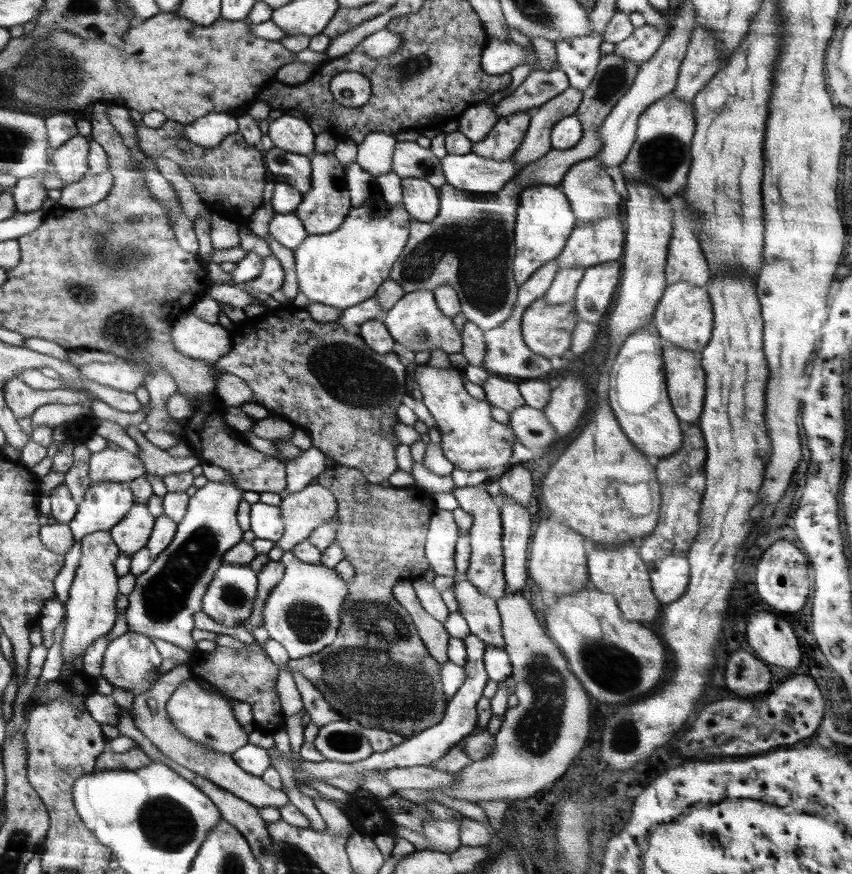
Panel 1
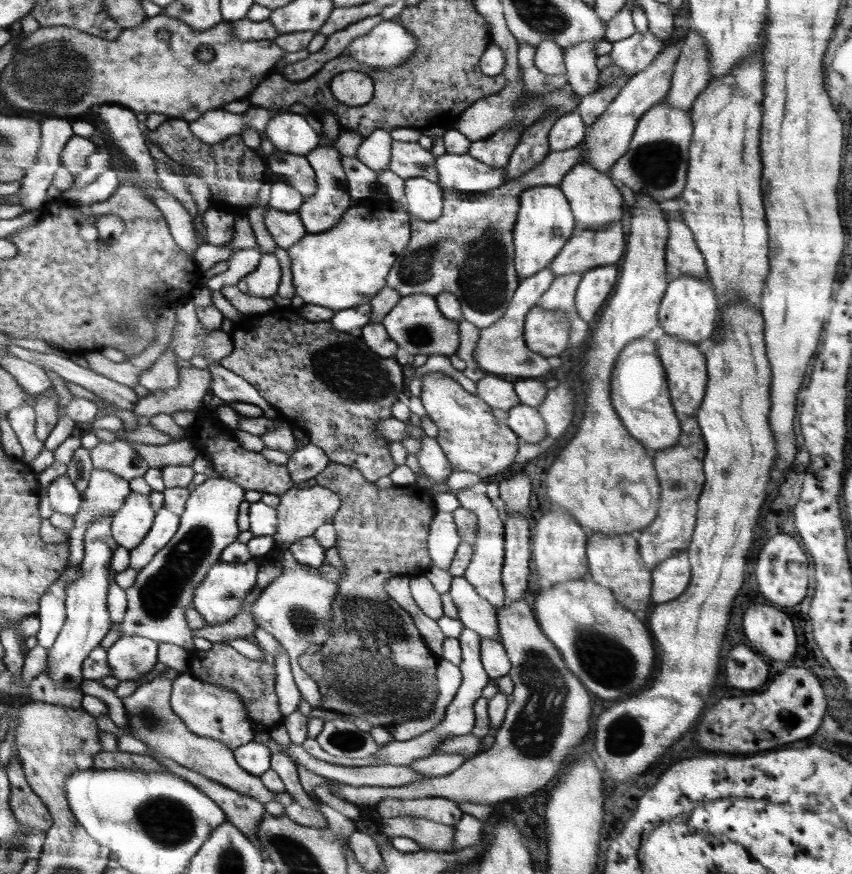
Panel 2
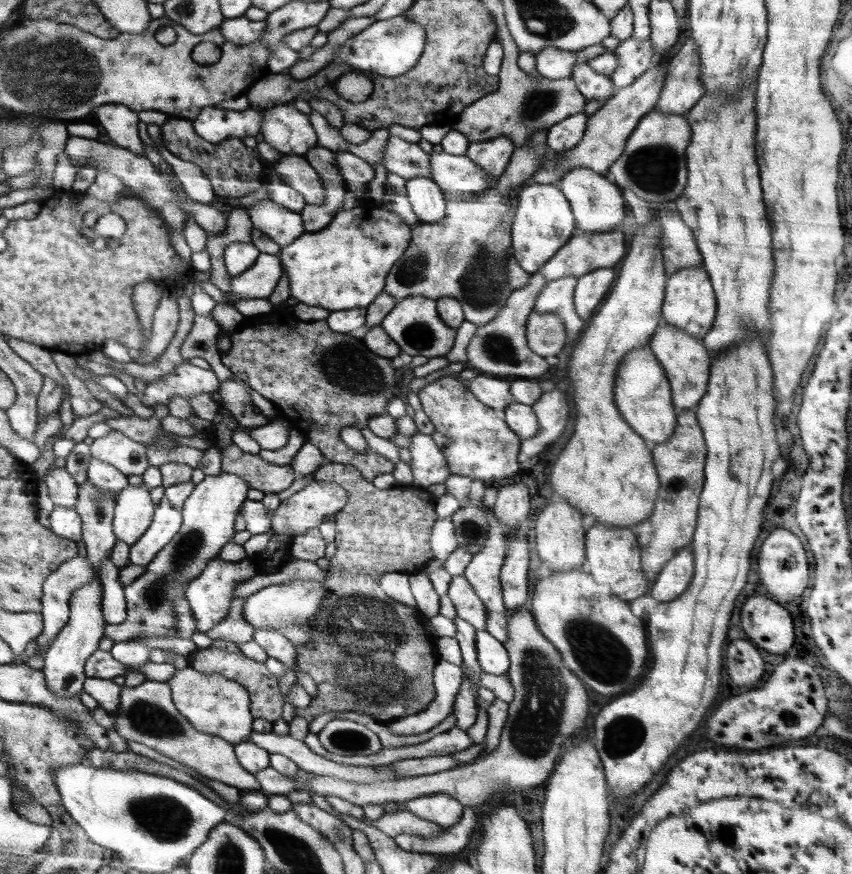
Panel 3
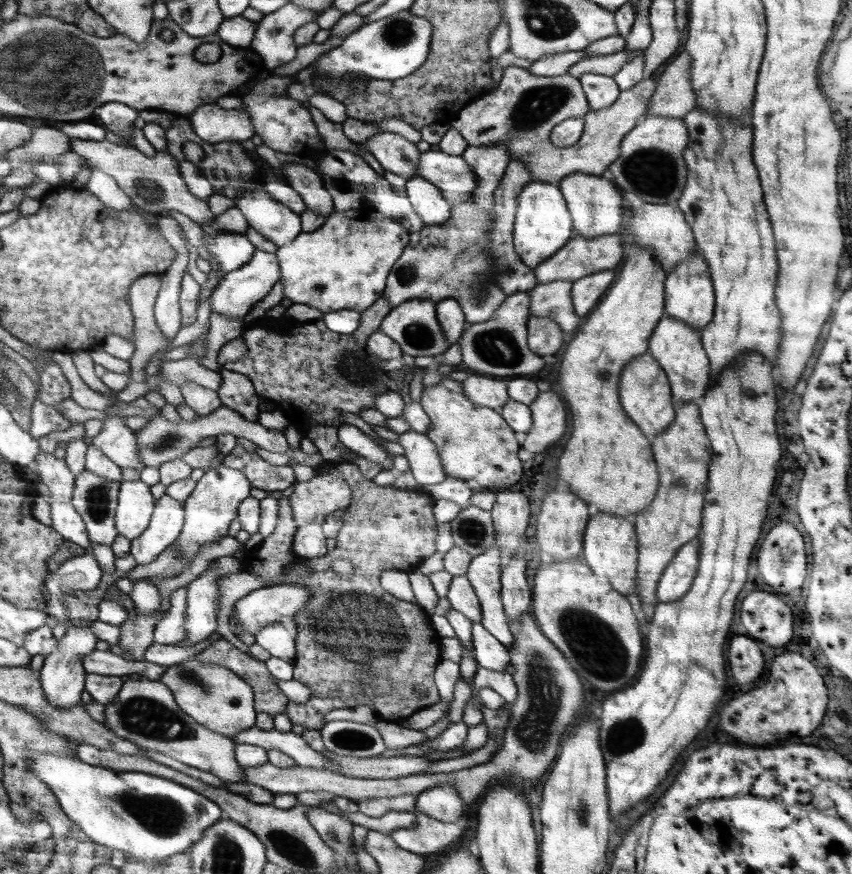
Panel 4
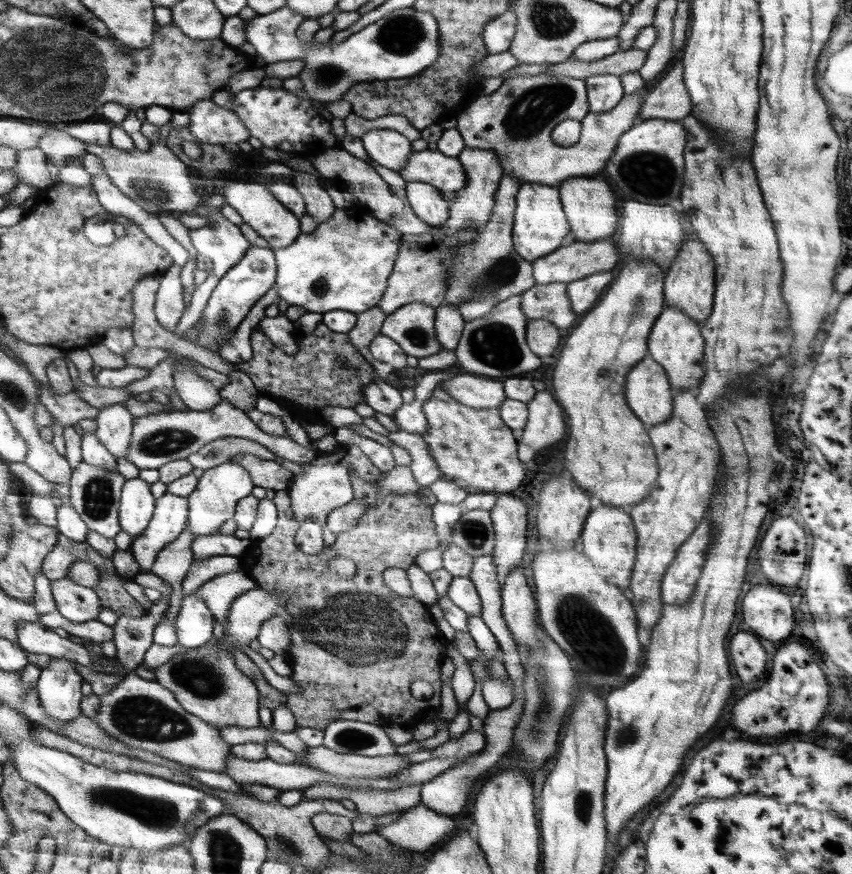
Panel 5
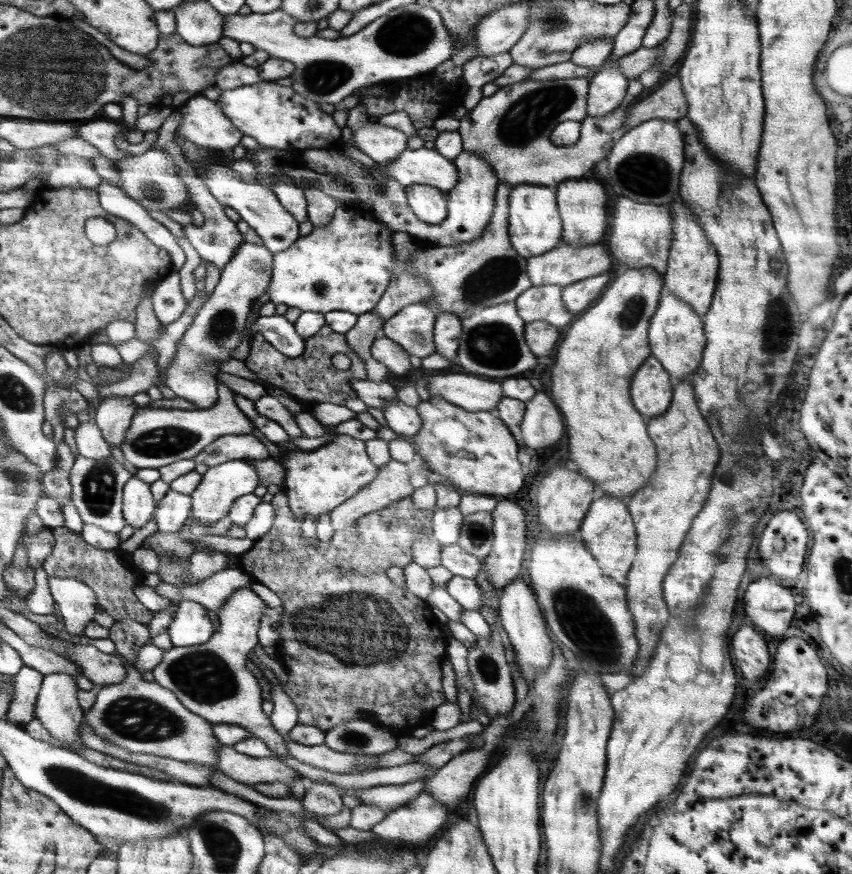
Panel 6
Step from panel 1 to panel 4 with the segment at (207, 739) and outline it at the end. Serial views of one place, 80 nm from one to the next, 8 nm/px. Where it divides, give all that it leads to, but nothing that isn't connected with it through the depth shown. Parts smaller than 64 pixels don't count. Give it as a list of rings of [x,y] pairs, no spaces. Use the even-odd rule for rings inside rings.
[[[193,656],[166,668],[160,682],[169,685],[177,704],[198,724],[205,725],[218,734],[230,737],[255,726],[258,712],[255,711],[252,687],[222,665],[202,663]]]

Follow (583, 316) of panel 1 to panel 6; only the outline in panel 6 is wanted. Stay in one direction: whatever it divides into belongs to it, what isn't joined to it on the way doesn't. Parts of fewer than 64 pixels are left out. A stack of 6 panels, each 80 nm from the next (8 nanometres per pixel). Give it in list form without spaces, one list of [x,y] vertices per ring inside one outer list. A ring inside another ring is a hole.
[[[606,272],[566,285],[562,289],[562,300],[565,307],[572,314],[584,312],[583,310],[588,309],[599,298],[598,294],[606,288],[608,280],[608,272]]]

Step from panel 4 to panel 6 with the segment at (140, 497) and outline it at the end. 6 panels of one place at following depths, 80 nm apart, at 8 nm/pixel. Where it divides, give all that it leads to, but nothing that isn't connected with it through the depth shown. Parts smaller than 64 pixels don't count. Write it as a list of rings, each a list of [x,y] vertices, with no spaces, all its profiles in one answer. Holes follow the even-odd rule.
[[[135,476],[125,484],[124,517],[126,525],[130,525],[133,529],[144,527],[153,518],[157,504],[150,485]]]

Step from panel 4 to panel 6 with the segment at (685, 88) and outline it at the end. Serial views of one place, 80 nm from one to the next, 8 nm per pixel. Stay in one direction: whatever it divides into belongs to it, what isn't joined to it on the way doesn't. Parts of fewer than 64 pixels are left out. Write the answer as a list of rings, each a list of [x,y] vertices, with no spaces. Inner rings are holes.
[[[674,75],[668,78],[658,90],[654,90],[652,94],[630,107],[626,115],[626,123],[618,131],[614,131],[613,140],[617,141],[625,132],[648,120],[661,119],[676,122],[685,118],[687,111],[688,103],[680,78]]]

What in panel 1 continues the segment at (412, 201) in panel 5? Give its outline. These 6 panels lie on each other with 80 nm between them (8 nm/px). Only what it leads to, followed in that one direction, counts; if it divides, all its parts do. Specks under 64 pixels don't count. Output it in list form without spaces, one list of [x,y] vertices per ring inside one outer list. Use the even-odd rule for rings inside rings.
[[[416,177],[402,179],[401,205],[412,219],[422,222],[432,220],[439,211],[440,192],[430,182]]]

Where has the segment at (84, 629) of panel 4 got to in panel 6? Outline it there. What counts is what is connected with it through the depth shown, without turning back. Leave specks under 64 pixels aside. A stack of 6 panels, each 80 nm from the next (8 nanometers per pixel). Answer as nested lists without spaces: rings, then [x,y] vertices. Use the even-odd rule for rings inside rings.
[[[46,674],[41,684],[35,704],[35,717],[44,725],[50,734],[58,739],[64,748],[87,747],[80,737],[81,724],[85,718],[85,711],[81,708],[80,689],[76,686],[74,677],[68,674]]]

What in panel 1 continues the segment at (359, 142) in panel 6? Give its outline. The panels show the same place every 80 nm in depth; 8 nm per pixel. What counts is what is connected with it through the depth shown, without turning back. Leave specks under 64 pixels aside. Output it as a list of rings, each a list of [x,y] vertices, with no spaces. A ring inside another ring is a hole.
[[[416,141],[396,143],[392,168],[392,172],[402,179],[410,177],[424,179],[436,189],[446,185],[441,159],[437,158],[430,148],[423,148]]]

